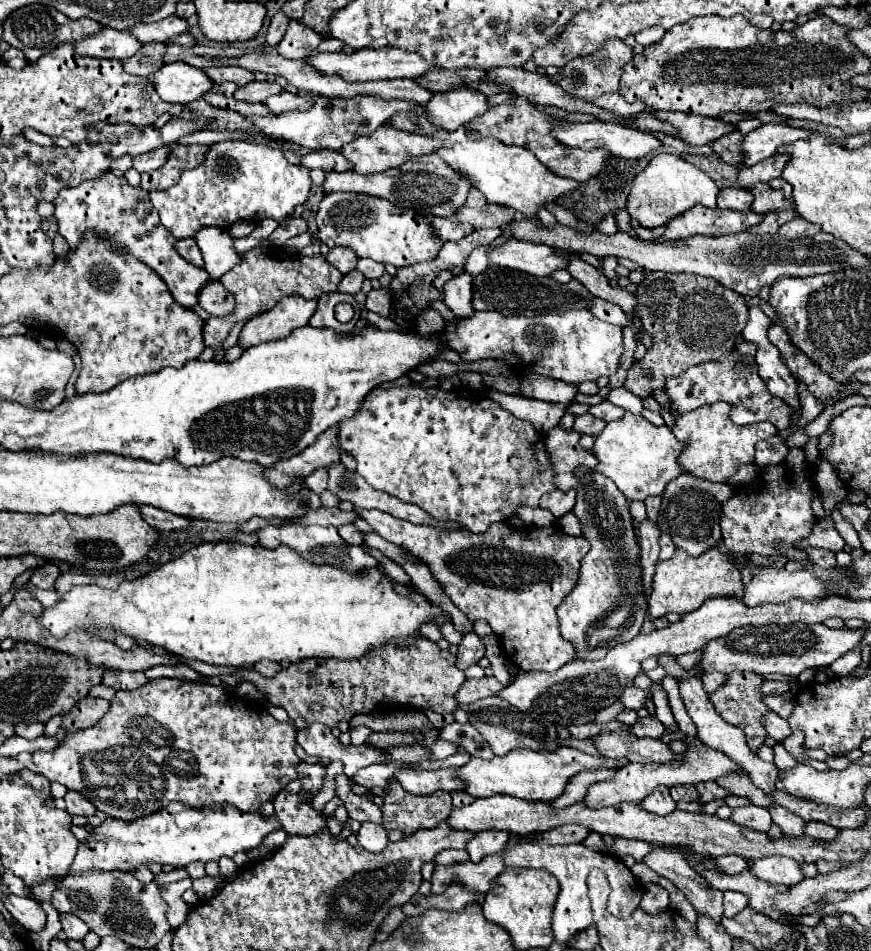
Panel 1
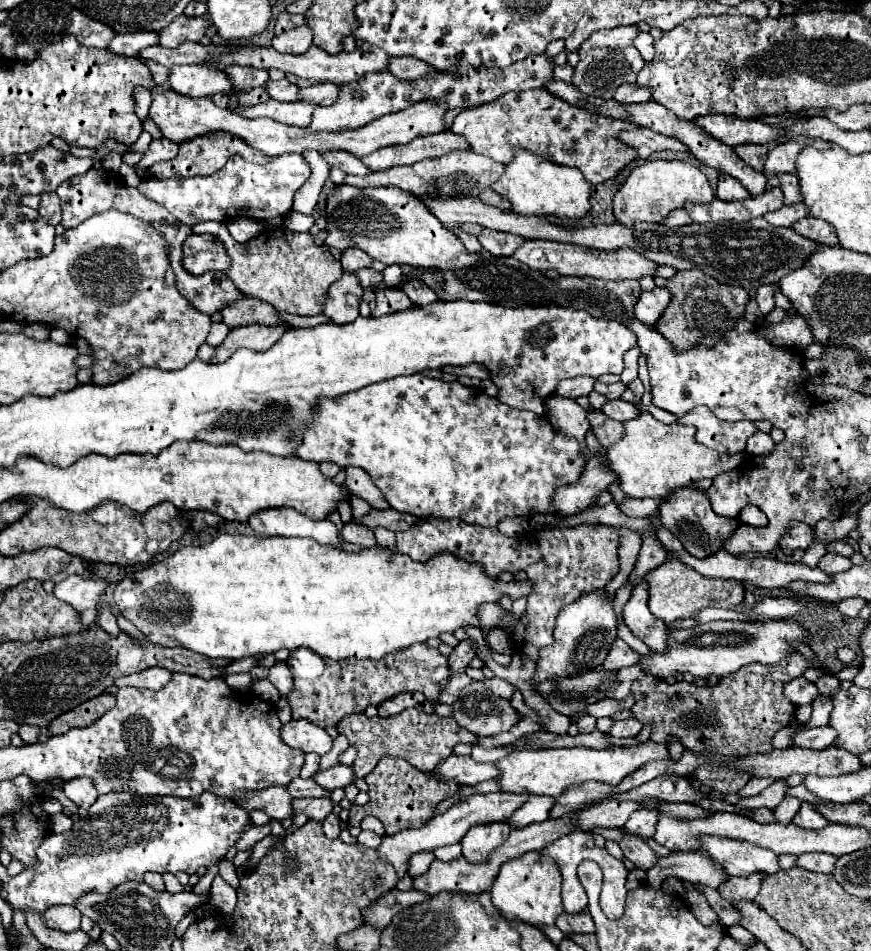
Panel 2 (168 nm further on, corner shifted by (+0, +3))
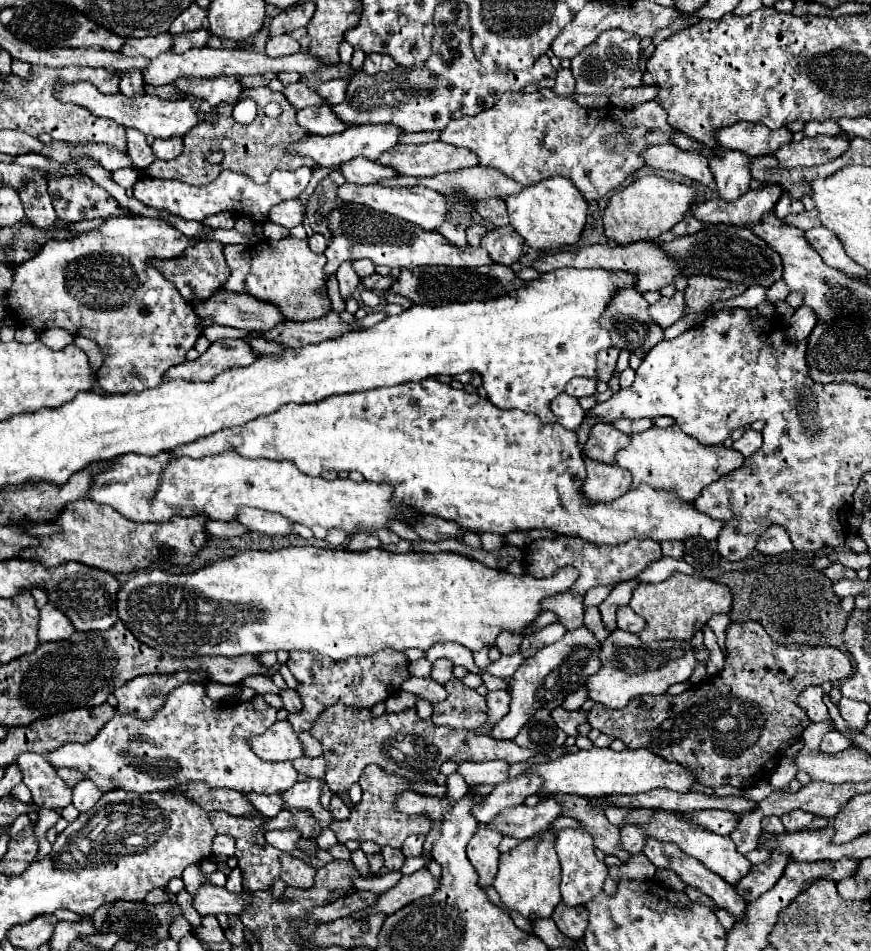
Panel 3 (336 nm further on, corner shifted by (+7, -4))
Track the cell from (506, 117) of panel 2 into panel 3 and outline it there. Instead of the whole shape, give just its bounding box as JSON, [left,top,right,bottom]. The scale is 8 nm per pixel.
[440,89,672,201]

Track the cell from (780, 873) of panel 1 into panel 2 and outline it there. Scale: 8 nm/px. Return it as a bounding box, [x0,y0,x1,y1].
[701,836,779,876]

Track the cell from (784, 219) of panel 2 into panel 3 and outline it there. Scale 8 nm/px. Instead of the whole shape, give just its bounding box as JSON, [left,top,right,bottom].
[782,211,820,231]

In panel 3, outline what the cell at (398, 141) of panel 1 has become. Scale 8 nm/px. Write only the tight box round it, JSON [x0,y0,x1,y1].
[378,141,478,177]

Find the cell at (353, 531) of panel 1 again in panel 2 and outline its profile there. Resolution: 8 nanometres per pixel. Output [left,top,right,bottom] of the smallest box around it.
[341,522,375,548]

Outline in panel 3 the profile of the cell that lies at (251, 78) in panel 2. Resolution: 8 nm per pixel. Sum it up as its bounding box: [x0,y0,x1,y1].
[238,75,274,87]

